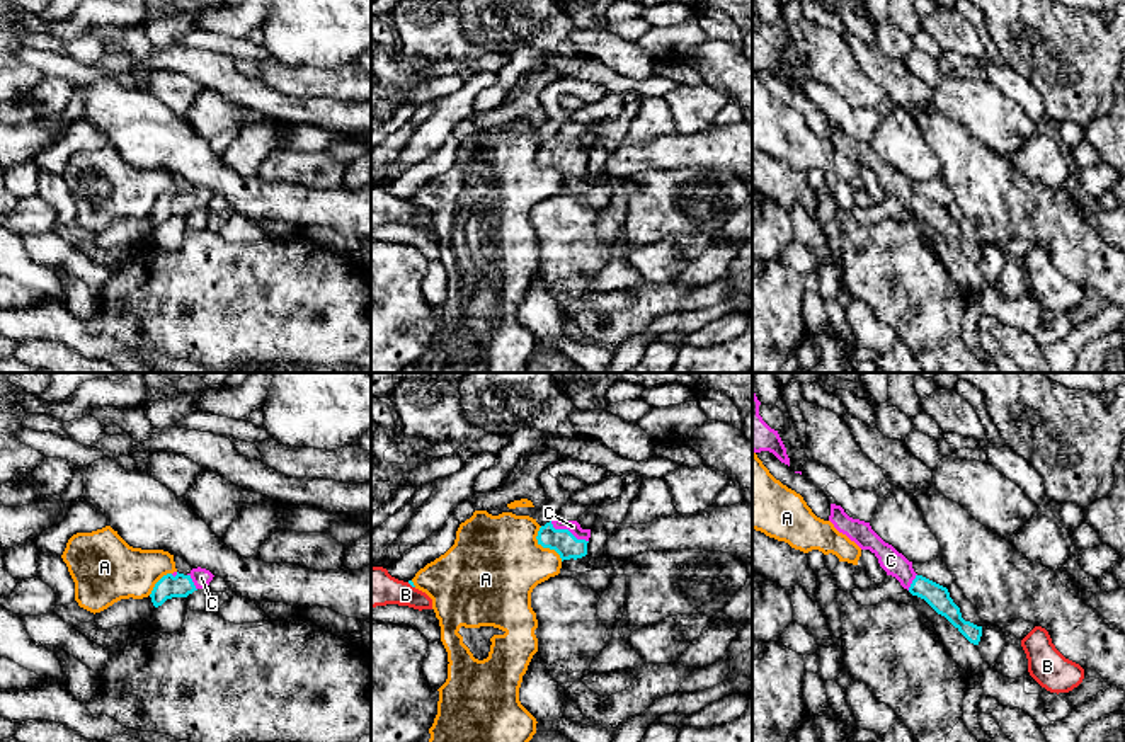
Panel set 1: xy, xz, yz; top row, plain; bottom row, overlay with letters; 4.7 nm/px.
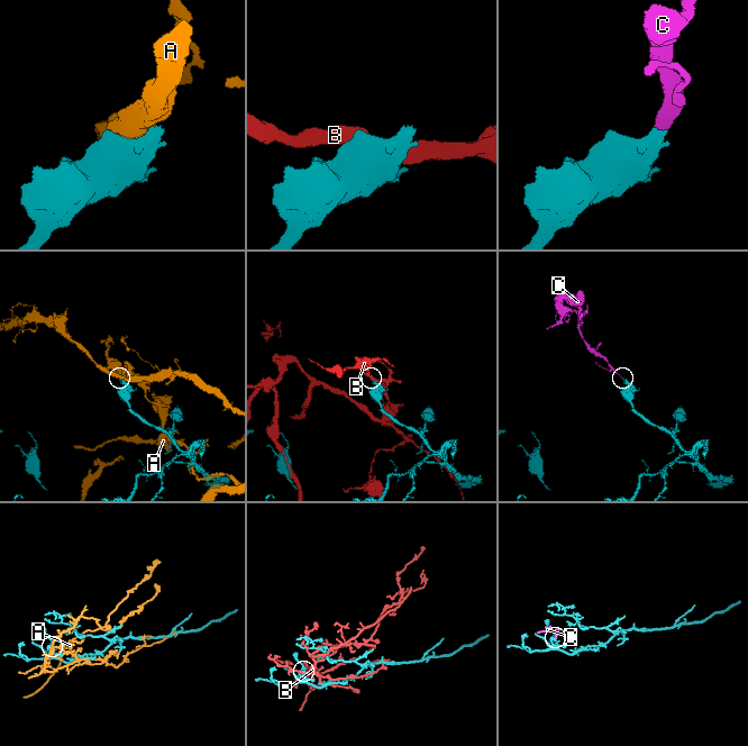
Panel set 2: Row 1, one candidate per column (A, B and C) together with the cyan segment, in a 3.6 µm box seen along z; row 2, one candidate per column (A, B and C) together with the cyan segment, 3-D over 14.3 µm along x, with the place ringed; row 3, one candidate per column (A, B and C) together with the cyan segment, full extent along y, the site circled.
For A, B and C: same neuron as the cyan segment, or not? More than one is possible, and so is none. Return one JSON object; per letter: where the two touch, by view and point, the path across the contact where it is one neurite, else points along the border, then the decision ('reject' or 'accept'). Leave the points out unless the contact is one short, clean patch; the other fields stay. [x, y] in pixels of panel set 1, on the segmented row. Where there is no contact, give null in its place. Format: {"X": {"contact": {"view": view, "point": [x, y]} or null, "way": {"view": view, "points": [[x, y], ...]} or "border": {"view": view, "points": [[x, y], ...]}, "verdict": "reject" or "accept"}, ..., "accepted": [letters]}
{"A": {"contact": {"view": "xz", "point": [543, 547]}, "verdict": "reject"}, "B": {"contact": {"view": "xz", "point": [411, 584]}, "verdict": "reject"}, "C": {"contact": {"view": "xz", "point": [567, 530]}, "way": {"view": "xz", "points": [[562, 542], [567, 530], [572, 526]]}, "verdict": "accept"}, "accepted": ["C"]}

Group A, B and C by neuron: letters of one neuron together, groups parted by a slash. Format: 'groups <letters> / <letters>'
groups A / B / C

